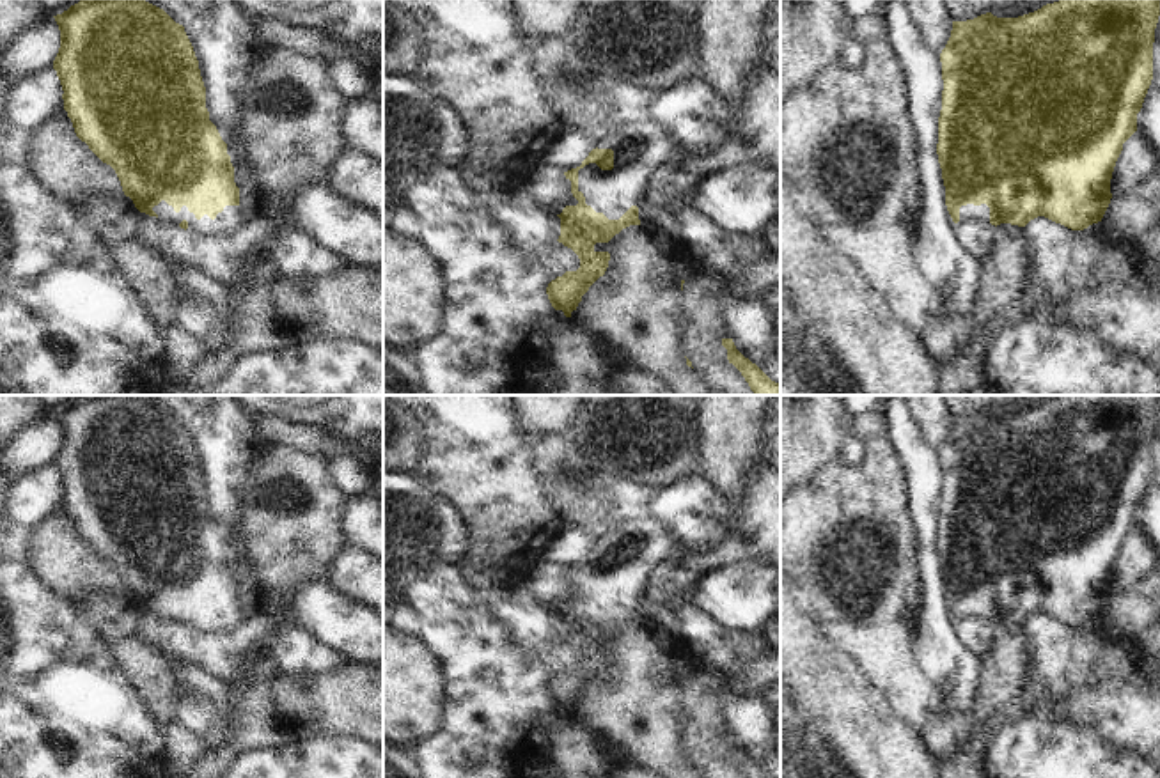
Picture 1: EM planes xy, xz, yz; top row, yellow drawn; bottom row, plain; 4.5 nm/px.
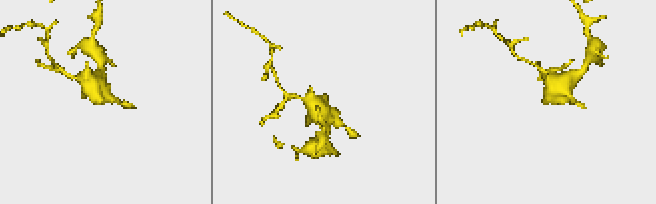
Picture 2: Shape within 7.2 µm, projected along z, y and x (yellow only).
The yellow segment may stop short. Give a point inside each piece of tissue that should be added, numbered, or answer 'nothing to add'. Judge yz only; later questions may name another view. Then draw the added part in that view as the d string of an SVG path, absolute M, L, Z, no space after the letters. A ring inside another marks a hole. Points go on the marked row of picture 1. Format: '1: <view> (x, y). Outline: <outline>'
1: yz (967, 213). Outline: M967 204L960 207L960 222L972 222L972 220L983 220L990 222L990 207L986 204L974 206Z

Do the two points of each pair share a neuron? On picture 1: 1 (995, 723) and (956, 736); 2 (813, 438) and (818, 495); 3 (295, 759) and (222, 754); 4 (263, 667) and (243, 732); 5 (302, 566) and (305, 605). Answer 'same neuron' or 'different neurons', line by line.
1: different neurons
2: different neurons
3: different neurons
4: same neuron
5: different neurons

